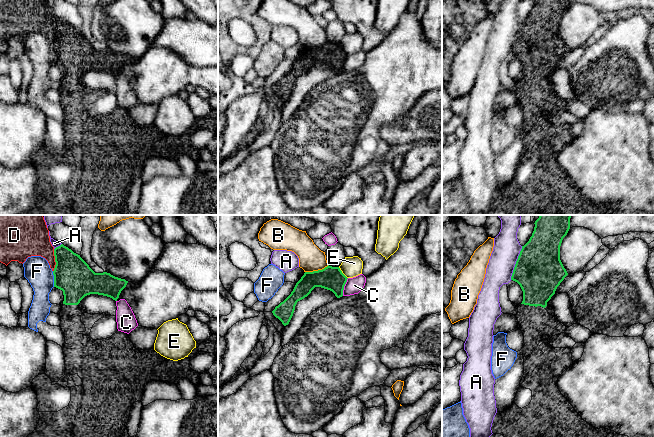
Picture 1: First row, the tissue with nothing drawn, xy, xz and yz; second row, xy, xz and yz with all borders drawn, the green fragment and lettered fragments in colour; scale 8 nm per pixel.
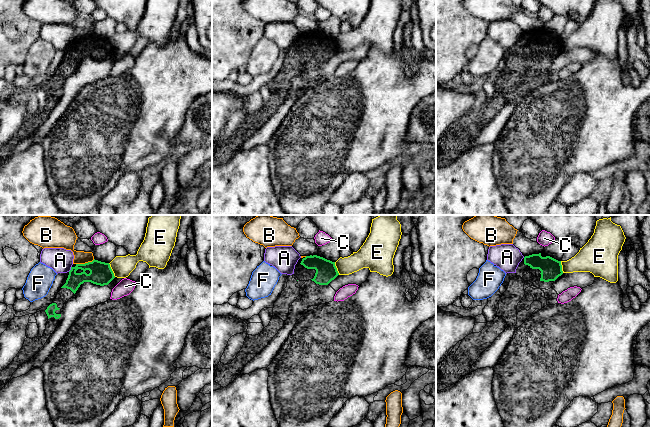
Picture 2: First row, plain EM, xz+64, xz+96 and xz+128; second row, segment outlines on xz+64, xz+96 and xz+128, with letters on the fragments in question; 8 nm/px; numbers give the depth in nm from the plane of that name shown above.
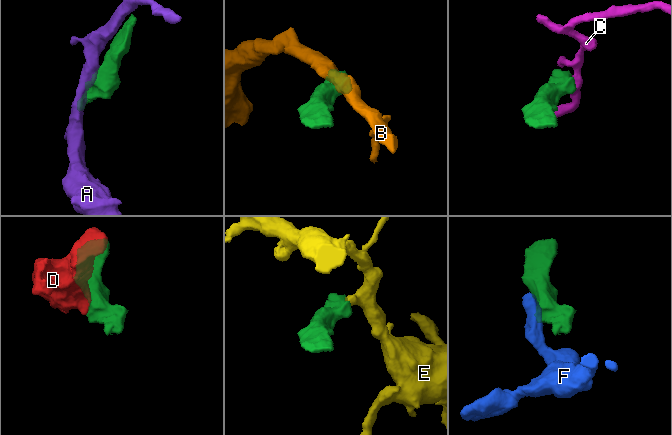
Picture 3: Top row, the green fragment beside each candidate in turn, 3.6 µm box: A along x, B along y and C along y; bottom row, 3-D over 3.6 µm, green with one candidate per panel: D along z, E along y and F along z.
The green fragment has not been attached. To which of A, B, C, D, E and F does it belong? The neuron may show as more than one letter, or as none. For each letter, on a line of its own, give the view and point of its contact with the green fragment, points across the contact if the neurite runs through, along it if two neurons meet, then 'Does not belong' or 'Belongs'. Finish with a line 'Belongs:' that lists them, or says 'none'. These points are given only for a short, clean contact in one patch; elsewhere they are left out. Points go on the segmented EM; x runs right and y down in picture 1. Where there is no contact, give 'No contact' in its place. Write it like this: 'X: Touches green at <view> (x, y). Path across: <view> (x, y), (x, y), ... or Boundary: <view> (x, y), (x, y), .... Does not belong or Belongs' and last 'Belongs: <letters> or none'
A: Touches green at yz (516, 263). Boundary: yz (522, 246), (510, 279). Does not belong
B: Touches green at xz (316, 271). Boundary: xz (328, 265), (321, 269), (305, 272). Does not belong
C: Touches green at xz (343, 287). Boundary: xz (348, 278), (342, 295). Does not belong
D: Touches green at xy (55, 260). Does not belong
E: Touches green at xz (342, 273). Boundary: xz (338, 267), (347, 278). Does not belong
F: Touches green at xy (54, 279). Boundary: xy (52, 271), (54, 286). Does not belong
Belongs: none

